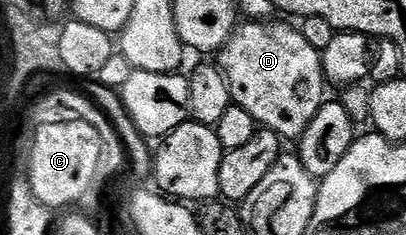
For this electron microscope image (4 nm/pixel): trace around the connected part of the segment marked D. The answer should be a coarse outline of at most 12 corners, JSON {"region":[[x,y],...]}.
{"region":[[242,22],[217,53],[255,125],[301,140],[322,54],[297,27]]}

